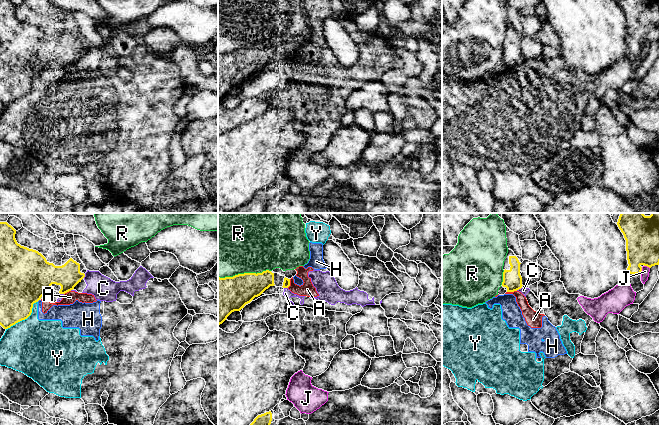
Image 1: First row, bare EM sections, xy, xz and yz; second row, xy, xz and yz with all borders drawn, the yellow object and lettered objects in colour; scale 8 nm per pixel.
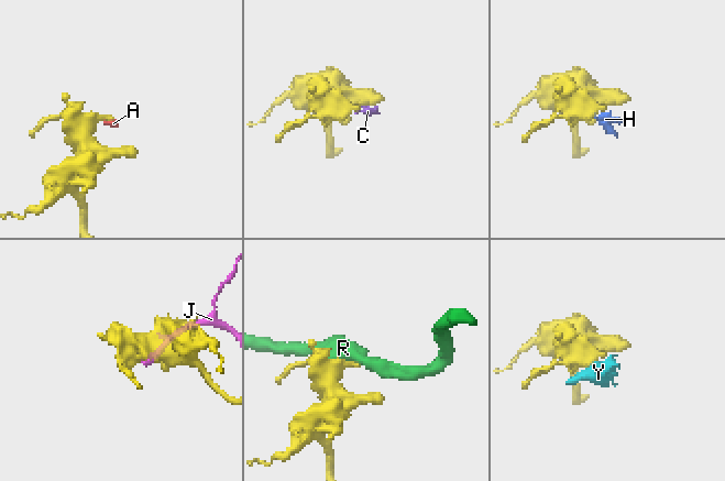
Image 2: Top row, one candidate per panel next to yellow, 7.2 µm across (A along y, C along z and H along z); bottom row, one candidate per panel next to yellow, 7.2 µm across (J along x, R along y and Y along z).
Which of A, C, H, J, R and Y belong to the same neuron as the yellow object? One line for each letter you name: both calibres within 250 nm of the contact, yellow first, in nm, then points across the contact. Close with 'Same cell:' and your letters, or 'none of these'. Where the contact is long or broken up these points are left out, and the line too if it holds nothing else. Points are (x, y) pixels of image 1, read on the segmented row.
Same cell: none of these

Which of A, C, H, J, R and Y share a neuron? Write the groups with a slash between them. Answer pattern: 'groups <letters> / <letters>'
groups A C H J Y / R

